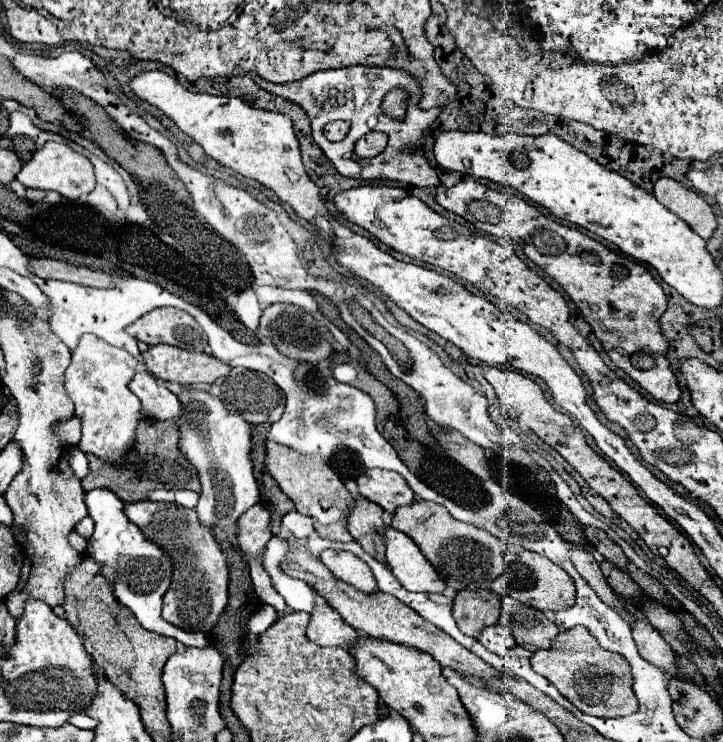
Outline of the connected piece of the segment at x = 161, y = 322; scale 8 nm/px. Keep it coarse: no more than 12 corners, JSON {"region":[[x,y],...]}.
{"region":[[158,307],[128,325],[146,345],[204,351],[200,325],[184,311]]}

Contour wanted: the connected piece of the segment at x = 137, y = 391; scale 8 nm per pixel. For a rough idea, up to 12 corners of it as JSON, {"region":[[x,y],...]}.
{"region":[[138,371],[130,391],[142,401],[144,417],[176,419],[180,403],[156,383]]}

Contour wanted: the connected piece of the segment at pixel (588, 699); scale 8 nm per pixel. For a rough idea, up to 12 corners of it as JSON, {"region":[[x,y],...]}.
{"region":[[586,627],[530,659],[594,717],[638,709],[630,667]]}

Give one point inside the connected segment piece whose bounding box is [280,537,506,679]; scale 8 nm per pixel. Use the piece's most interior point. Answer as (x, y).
(380, 615)

